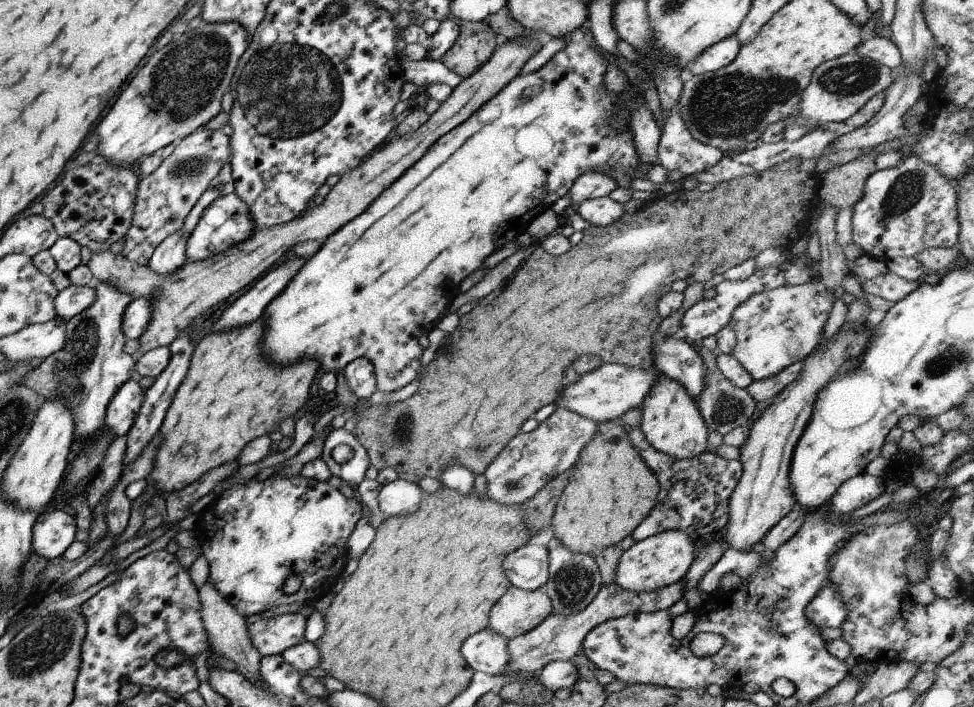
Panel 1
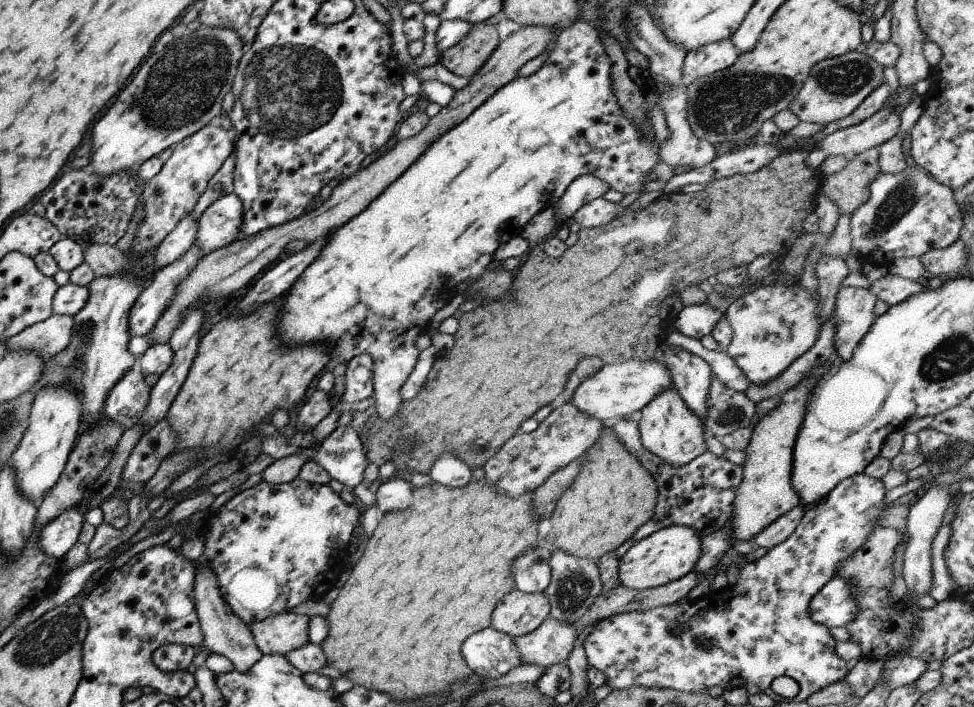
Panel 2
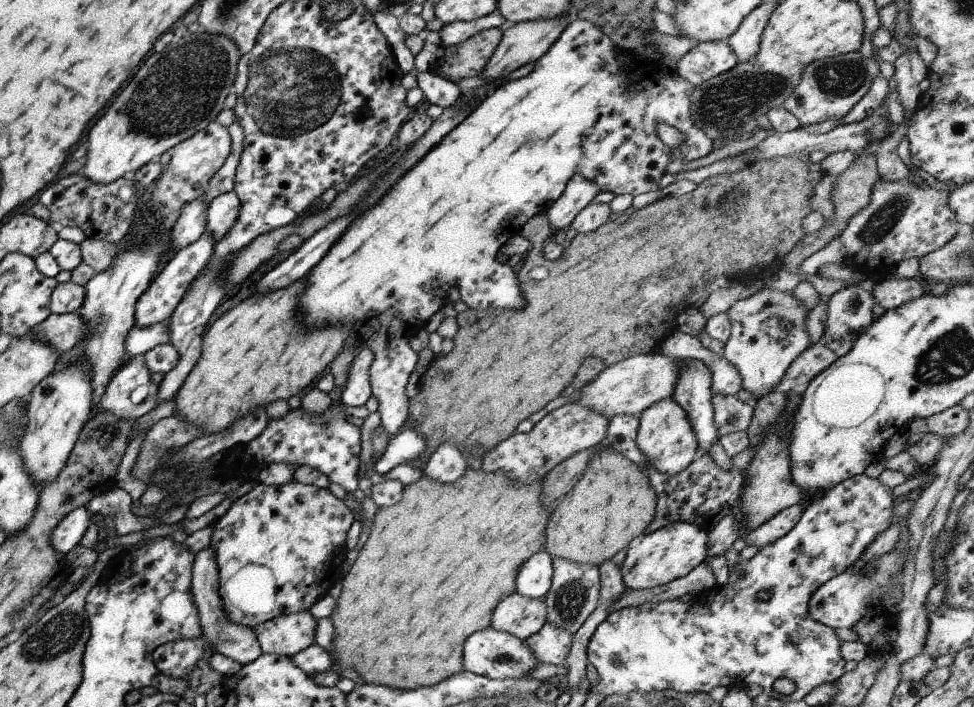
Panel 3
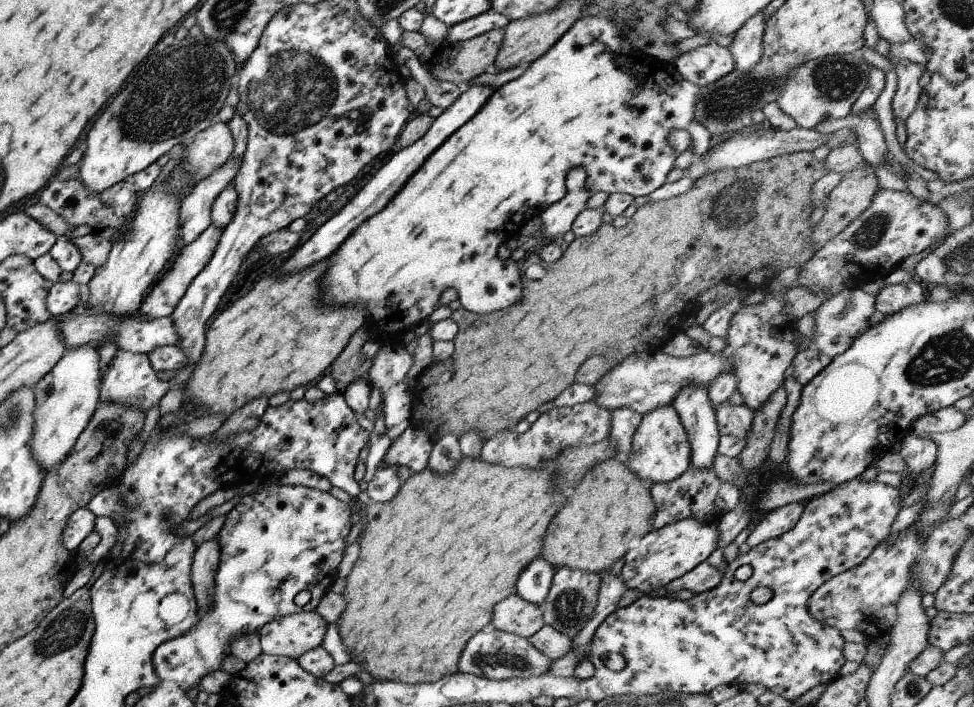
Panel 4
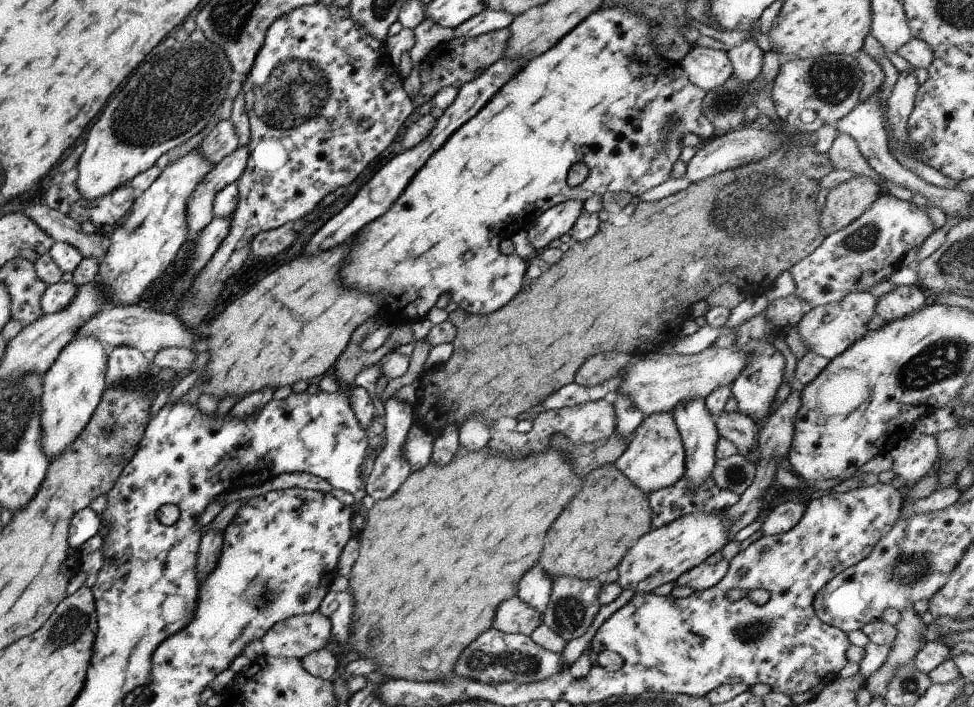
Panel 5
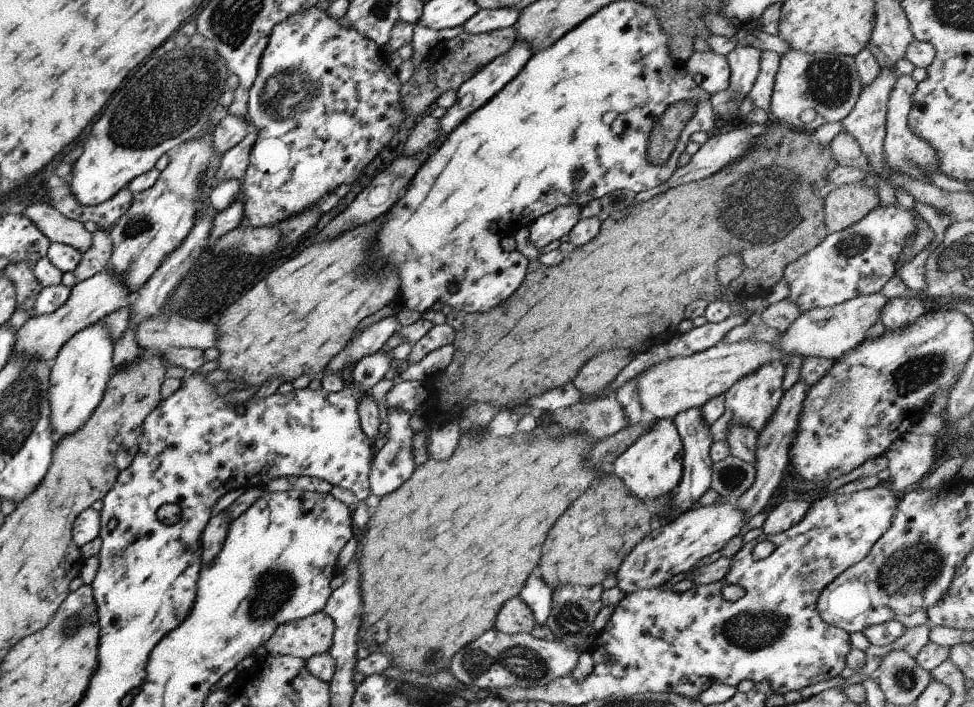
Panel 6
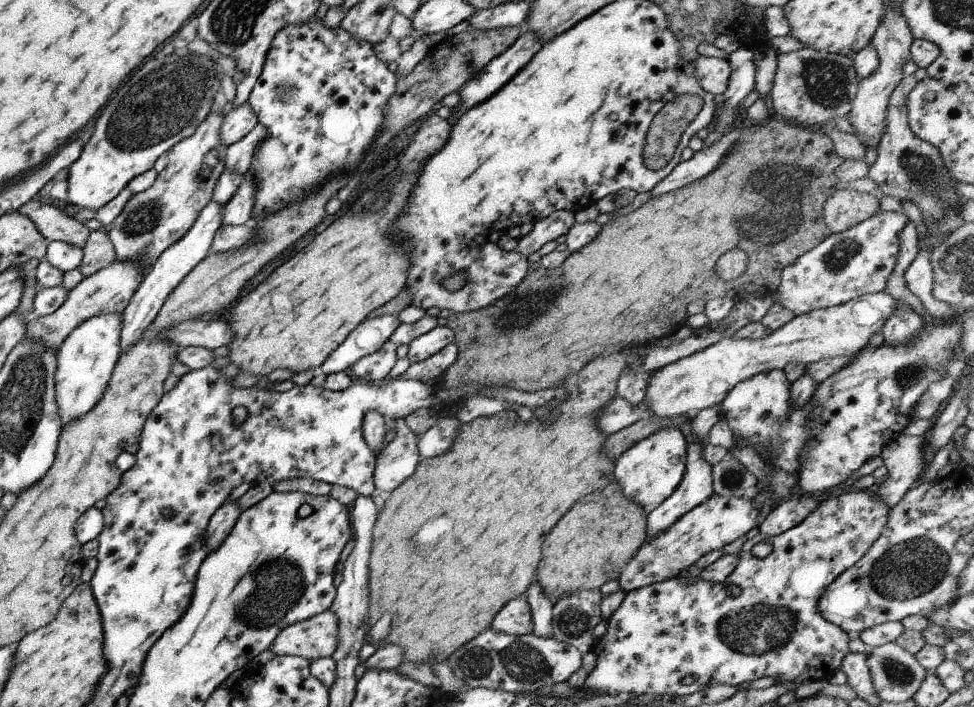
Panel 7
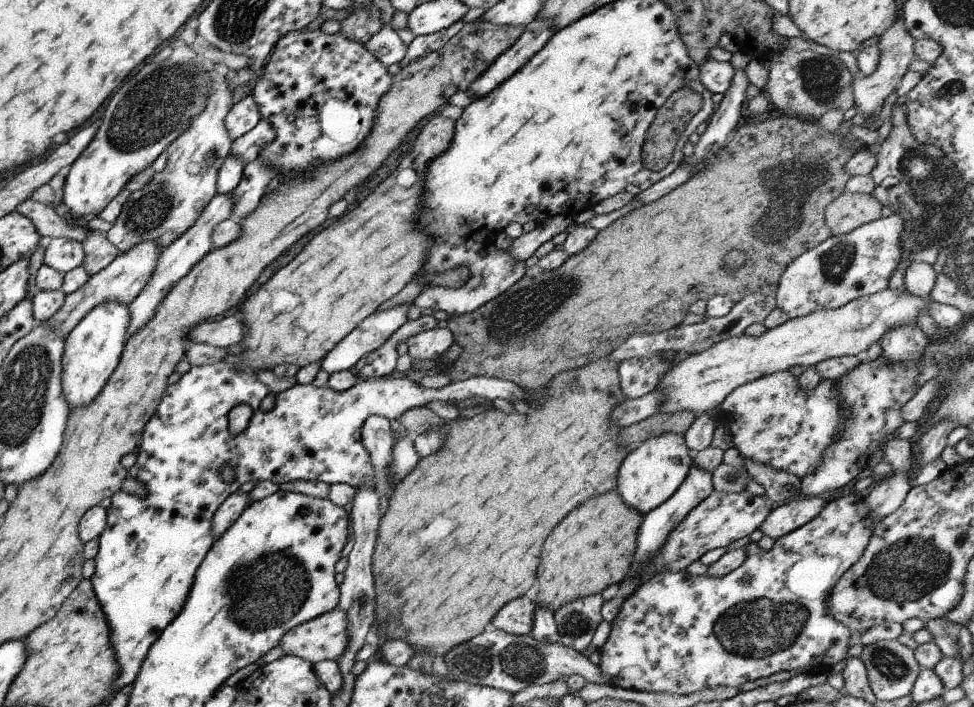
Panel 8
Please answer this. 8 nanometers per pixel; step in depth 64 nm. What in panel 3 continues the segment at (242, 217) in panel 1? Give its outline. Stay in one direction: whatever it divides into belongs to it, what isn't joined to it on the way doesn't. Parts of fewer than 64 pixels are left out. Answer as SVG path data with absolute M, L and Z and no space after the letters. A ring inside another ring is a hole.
M232 191L215 196L205 210L204 232L209 232L217 243L233 226L237 212L239 212L239 200Z

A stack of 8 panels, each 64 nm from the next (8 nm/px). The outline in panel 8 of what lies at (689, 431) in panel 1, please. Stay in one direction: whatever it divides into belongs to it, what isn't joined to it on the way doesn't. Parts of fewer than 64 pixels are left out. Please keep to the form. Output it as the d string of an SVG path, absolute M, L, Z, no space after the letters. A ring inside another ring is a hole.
M673 432L641 442L623 458L618 468L616 492L625 506L637 514L647 514L670 498L685 480L692 465L692 453L685 446L684 436Z

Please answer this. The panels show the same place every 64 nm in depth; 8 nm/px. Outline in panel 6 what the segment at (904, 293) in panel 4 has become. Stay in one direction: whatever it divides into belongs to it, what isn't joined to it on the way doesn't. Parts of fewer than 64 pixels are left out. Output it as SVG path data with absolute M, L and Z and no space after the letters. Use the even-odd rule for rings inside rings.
M889 298L881 308L878 320L883 324L883 330L903 330L924 313L926 310L920 298Z

